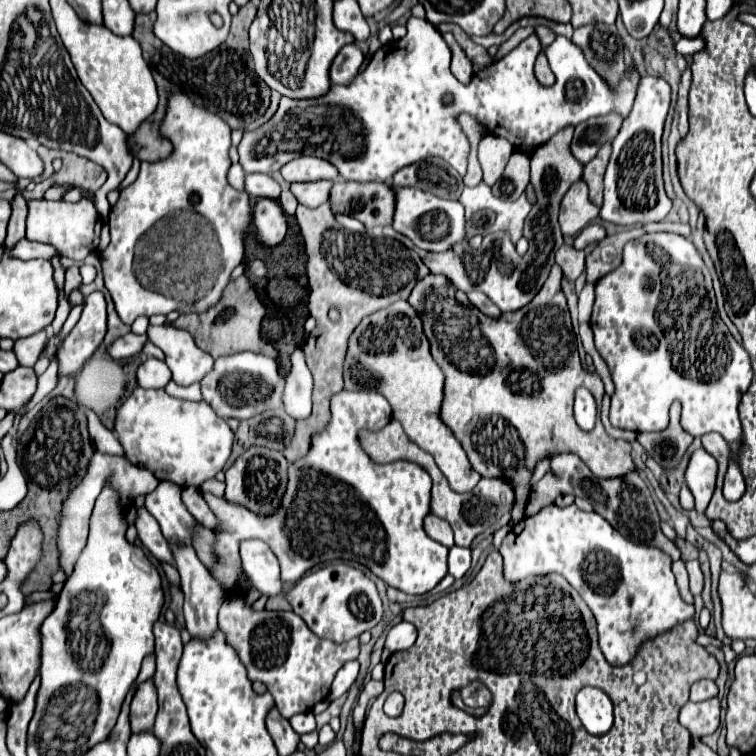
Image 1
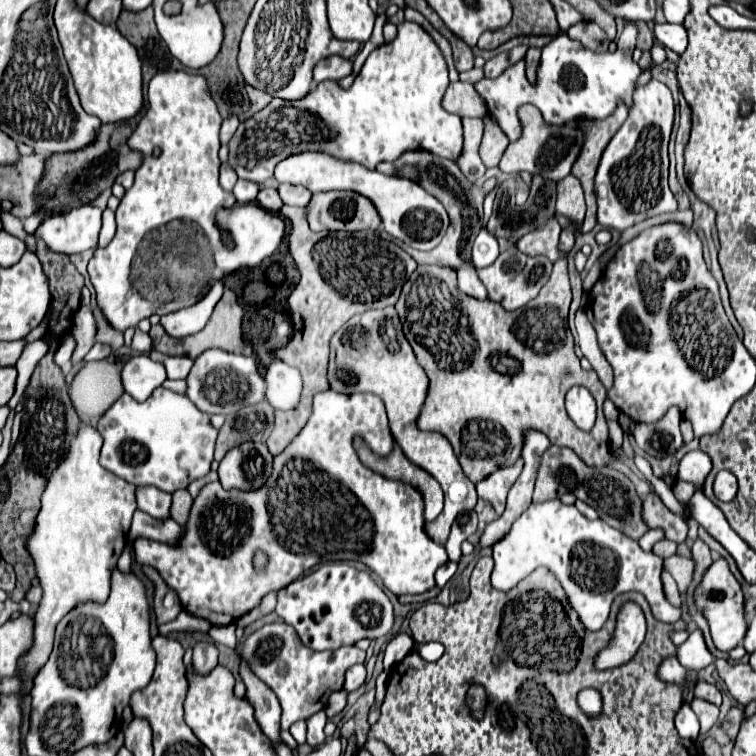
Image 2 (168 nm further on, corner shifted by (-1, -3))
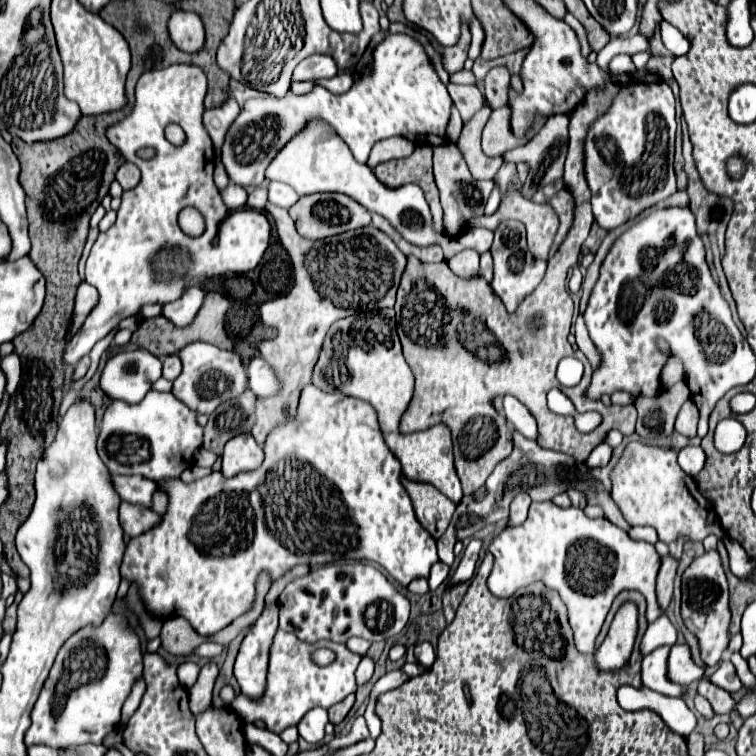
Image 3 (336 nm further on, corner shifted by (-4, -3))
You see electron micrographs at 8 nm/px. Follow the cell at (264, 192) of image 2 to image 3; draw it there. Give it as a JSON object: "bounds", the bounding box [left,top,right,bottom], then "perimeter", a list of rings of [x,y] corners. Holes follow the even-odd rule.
{"bounds":[248,186,268,210],"perimeter":[[[258,186],[254,190],[250,190],[248,196],[248,206],[254,210],[264,210],[264,206],[268,204],[268,188],[266,186]]]}

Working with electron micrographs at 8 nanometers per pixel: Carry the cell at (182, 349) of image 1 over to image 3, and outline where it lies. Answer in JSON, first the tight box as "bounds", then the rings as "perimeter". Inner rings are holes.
{"bounds":[162,354,182,380],"perimeter":[[[176,354],[164,358],[164,372],[162,372],[162,376],[166,380],[176,380],[180,376],[180,370],[182,370],[182,362],[180,362],[180,358]]]}

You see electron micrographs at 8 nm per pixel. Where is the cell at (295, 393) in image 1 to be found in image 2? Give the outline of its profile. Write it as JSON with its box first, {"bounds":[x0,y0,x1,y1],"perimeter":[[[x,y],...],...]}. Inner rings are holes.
{"bounds":[265,362,301,410],"perimeter":[[[271,362],[265,368],[265,400],[279,410],[291,410],[299,402],[301,394],[301,374],[297,368],[285,362]]]}

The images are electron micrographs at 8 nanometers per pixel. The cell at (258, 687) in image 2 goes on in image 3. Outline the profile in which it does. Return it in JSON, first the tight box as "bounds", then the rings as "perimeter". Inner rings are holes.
{"bounds":[234,606,278,700],"perimeter":[[[270,606],[264,608],[262,616],[254,622],[250,632],[242,640],[234,664],[234,676],[238,680],[240,692],[248,698],[260,700],[260,696],[264,696],[268,650],[276,630],[278,630],[278,606]]]}

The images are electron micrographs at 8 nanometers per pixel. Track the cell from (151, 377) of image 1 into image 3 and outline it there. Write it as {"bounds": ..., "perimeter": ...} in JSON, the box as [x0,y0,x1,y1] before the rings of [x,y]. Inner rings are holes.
{"bounds":[100,350,160,404],"perimeter":[[[126,350],[106,362],[100,386],[110,398],[136,404],[148,394],[148,390],[160,376],[160,358],[146,350]]]}

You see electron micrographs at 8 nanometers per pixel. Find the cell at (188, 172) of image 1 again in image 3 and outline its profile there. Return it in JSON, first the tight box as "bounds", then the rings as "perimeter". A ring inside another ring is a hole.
{"bounds":[64,64,228,366],"perimeter":[[[176,64],[144,74],[136,84],[136,102],[132,112],[106,132],[110,142],[124,154],[124,158],[140,168],[142,180],[136,188],[122,194],[118,220],[110,232],[100,232],[88,256],[86,282],[98,290],[98,304],[92,308],[86,322],[72,336],[64,350],[64,362],[68,366],[76,366],[76,362],[86,356],[98,340],[116,330],[124,318],[138,316],[142,306],[168,304],[172,298],[176,298],[176,290],[180,294],[180,284],[172,284],[172,288],[168,288],[168,284],[164,286],[164,282],[158,282],[152,276],[152,256],[160,248],[170,244],[184,250],[176,248],[172,254],[160,254],[160,262],[156,262],[156,274],[160,274],[160,278],[180,278],[180,274],[184,274],[186,278],[188,272],[204,266],[200,264],[200,254],[214,246],[218,224],[224,214],[228,214],[228,208],[212,178],[214,146],[202,122],[204,98],[208,92],[206,80],[208,78],[204,70],[188,64]],[[168,124],[182,126],[186,134],[182,146],[174,146],[166,140],[164,128]],[[146,146],[156,148],[156,156],[152,160],[142,160],[136,156],[138,148]],[[186,206],[194,206],[206,220],[206,230],[198,238],[184,234],[178,226],[178,214]],[[186,250],[192,254],[192,260]]]}

